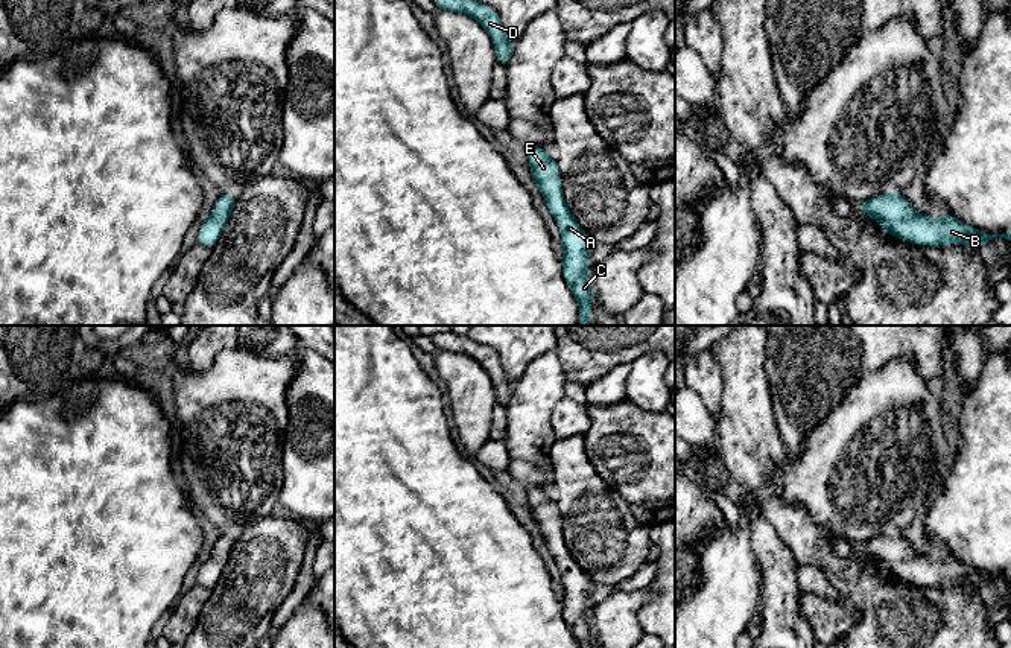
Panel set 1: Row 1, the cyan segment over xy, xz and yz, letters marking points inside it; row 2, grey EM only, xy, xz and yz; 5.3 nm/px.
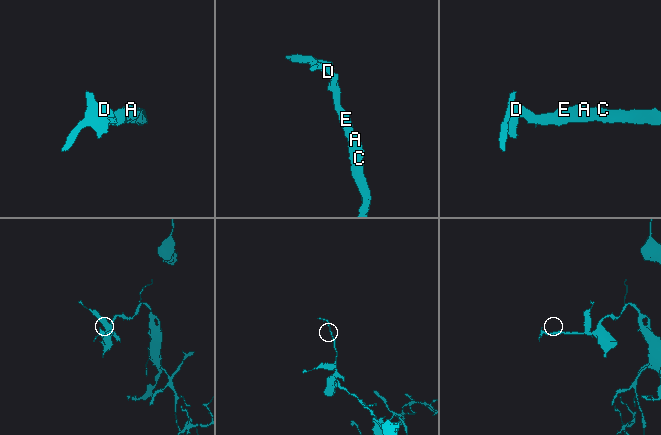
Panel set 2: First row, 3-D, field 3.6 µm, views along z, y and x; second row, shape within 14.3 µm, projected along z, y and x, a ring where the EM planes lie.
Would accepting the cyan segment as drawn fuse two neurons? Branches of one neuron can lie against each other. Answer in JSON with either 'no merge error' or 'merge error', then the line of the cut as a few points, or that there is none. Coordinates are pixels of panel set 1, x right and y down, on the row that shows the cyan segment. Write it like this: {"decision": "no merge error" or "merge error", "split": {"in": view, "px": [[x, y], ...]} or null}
{"decision": "no merge error", "split": null}

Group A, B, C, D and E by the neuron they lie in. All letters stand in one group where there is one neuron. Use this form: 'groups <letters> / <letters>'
groups A B C D E

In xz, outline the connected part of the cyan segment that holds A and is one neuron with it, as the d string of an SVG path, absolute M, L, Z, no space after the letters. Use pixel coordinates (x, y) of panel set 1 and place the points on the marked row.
M525 143L531 166L532 184L538 186L546 207L556 219L563 245L563 277L579 304L579 326L591 326L593 284L587 278L591 249L588 234L579 227L566 204L561 178L553 158L535 143Z

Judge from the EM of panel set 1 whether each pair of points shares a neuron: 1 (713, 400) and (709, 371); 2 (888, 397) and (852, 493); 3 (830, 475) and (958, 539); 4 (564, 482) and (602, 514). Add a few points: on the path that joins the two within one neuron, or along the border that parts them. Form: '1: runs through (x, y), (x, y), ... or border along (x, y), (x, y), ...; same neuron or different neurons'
1: runs through (710, 393), (709, 379); same neuron
2: runs through (888, 422), (882, 452), (867, 469); same neuron
3: border along (944, 475), (938, 493), (929, 507); different neurons
4: runs through (575, 493), (592, 510); same neuron

